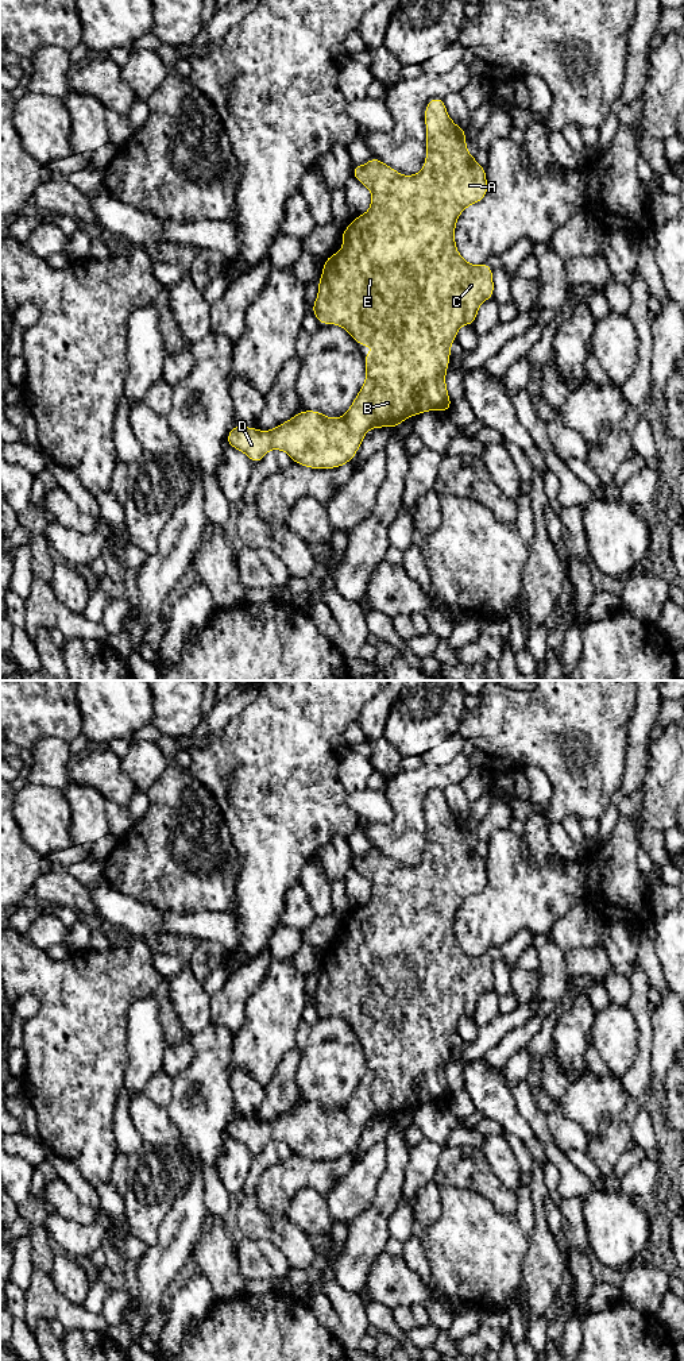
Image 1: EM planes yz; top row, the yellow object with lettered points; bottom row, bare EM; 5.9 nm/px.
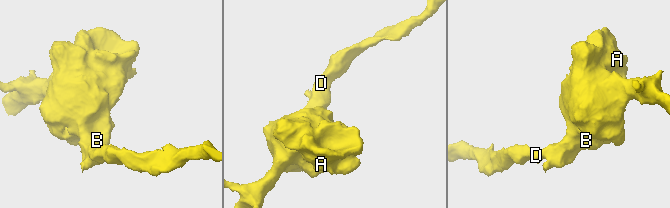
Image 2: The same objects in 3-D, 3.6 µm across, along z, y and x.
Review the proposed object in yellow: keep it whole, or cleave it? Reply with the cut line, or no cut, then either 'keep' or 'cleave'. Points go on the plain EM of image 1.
no cut | keep

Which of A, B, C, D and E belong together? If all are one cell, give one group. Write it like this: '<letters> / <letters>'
A B C D E

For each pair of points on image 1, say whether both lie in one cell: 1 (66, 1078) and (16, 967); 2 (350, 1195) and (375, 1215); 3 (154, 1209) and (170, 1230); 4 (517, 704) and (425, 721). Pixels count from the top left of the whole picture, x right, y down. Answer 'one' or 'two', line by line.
1: one
2: two
3: two
4: two

